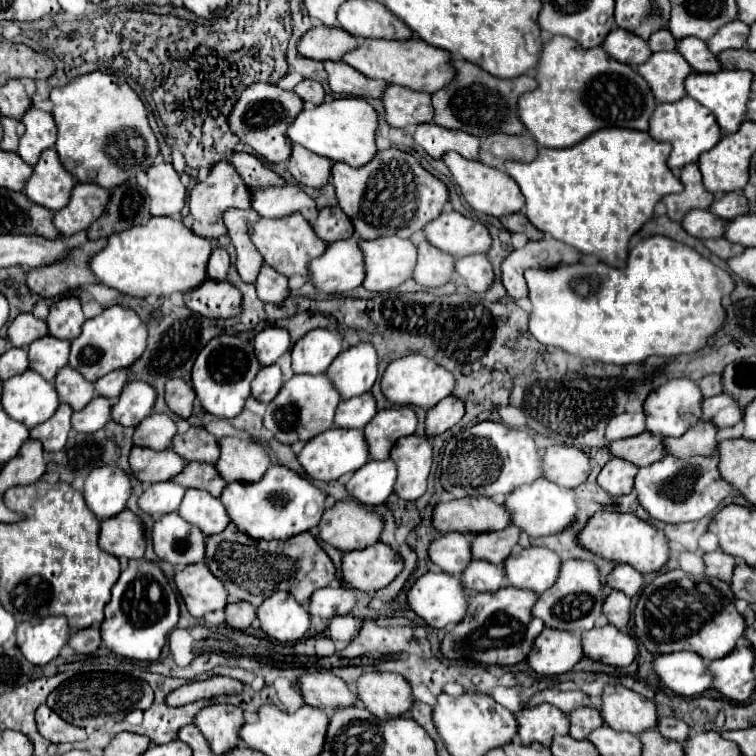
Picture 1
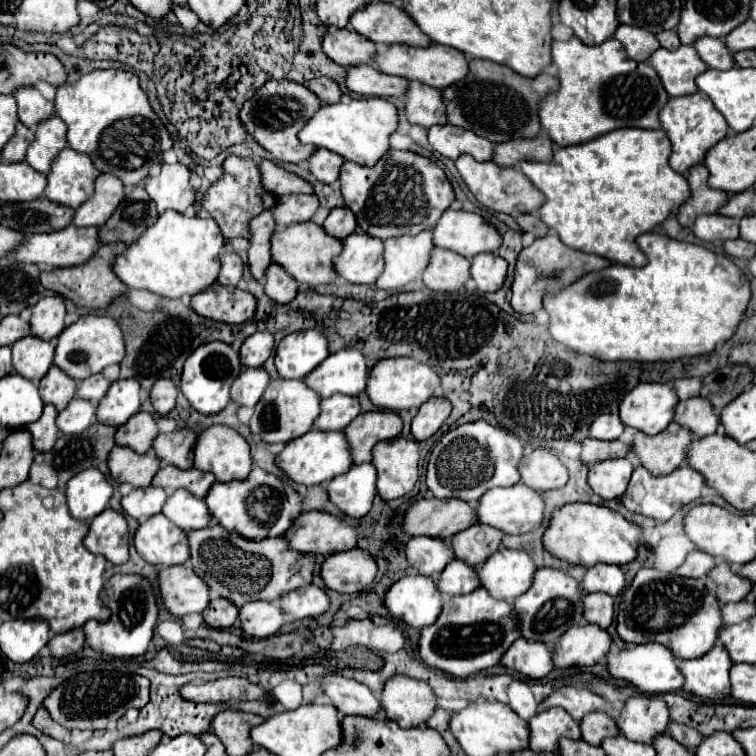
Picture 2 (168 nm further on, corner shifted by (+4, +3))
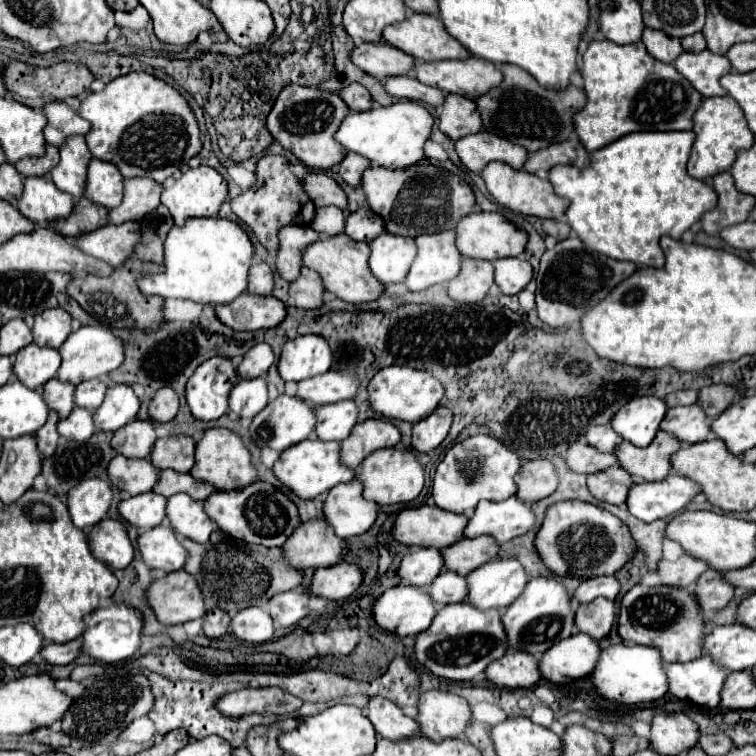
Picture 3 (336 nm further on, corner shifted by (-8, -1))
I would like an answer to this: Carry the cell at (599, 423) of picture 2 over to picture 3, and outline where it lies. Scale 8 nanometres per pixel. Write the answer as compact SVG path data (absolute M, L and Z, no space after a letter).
M596 425L586 431L586 441L600 451L614 453L622 439L616 435L616 431L612 431L610 425Z

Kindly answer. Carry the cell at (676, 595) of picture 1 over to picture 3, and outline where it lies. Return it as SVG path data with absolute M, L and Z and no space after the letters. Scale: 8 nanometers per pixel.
M634 585L620 603L618 633L624 641L658 647L666 663L676 663L702 657L702 643L708 631L706 619L692 591L682 587Z

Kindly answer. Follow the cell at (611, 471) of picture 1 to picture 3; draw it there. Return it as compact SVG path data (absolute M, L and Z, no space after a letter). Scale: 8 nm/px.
M614 465L606 471L588 475L588 489L598 501L612 503L612 505L624 505L628 491L632 487L632 481L634 481L632 475L628 475L624 467Z

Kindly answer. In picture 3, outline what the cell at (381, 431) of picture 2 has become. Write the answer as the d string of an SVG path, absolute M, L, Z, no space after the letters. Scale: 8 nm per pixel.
M366 419L356 423L352 435L342 441L340 459L350 469L358 469L360 463L376 449L394 447L400 443L398 427L388 419Z

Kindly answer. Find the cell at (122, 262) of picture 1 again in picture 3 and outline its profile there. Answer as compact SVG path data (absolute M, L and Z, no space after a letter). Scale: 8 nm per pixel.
M190 217L182 227L174 225L164 241L164 271L140 275L138 287L144 295L222 305L246 291L250 263L252 243L238 223L220 217Z

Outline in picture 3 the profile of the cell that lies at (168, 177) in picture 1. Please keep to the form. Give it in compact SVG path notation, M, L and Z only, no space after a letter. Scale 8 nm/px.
M206 165L188 169L170 187L162 191L162 205L170 209L176 225L188 217L212 217L226 197L222 175Z

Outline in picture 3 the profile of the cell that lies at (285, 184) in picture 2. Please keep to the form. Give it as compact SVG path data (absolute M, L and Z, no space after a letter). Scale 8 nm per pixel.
M314 171L308 173L302 179L302 187L304 187L304 193L312 199L312 203L316 207L336 205L340 209L346 209L346 195L344 195L344 191L326 173L314 173Z

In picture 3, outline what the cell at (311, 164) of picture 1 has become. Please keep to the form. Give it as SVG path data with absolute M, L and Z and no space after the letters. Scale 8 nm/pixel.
M348 153L342 163L338 165L338 173L340 177L352 185L352 187L358 187L360 185L360 179L362 179L362 173L364 169L370 165L368 159L364 159L362 155L354 155L354 153Z

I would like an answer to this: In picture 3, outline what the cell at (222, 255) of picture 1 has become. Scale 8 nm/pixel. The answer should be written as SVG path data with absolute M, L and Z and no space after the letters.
M252 263L248 271L248 287L246 291L252 295L270 295L272 291L272 271L266 263Z

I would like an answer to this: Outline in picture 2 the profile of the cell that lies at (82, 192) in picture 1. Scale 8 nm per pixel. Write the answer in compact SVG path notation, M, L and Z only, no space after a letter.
M102 173L96 179L94 197L76 209L74 225L78 225L78 227L92 227L92 225L102 227L110 219L110 215L116 211L116 207L124 199L124 195L126 195L124 183L116 175Z

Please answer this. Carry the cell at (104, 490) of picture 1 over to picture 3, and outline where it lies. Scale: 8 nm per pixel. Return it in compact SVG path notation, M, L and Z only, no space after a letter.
M86 479L68 493L68 511L72 523L80 529L94 527L98 521L106 519L110 503L112 489L110 483L102 479Z

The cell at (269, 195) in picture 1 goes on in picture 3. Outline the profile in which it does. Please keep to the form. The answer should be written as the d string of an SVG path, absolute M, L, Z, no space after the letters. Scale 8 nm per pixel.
M332 205L316 207L316 213L314 213L310 227L314 231L318 231L320 235L326 235L326 237L342 233L344 231L344 213Z

